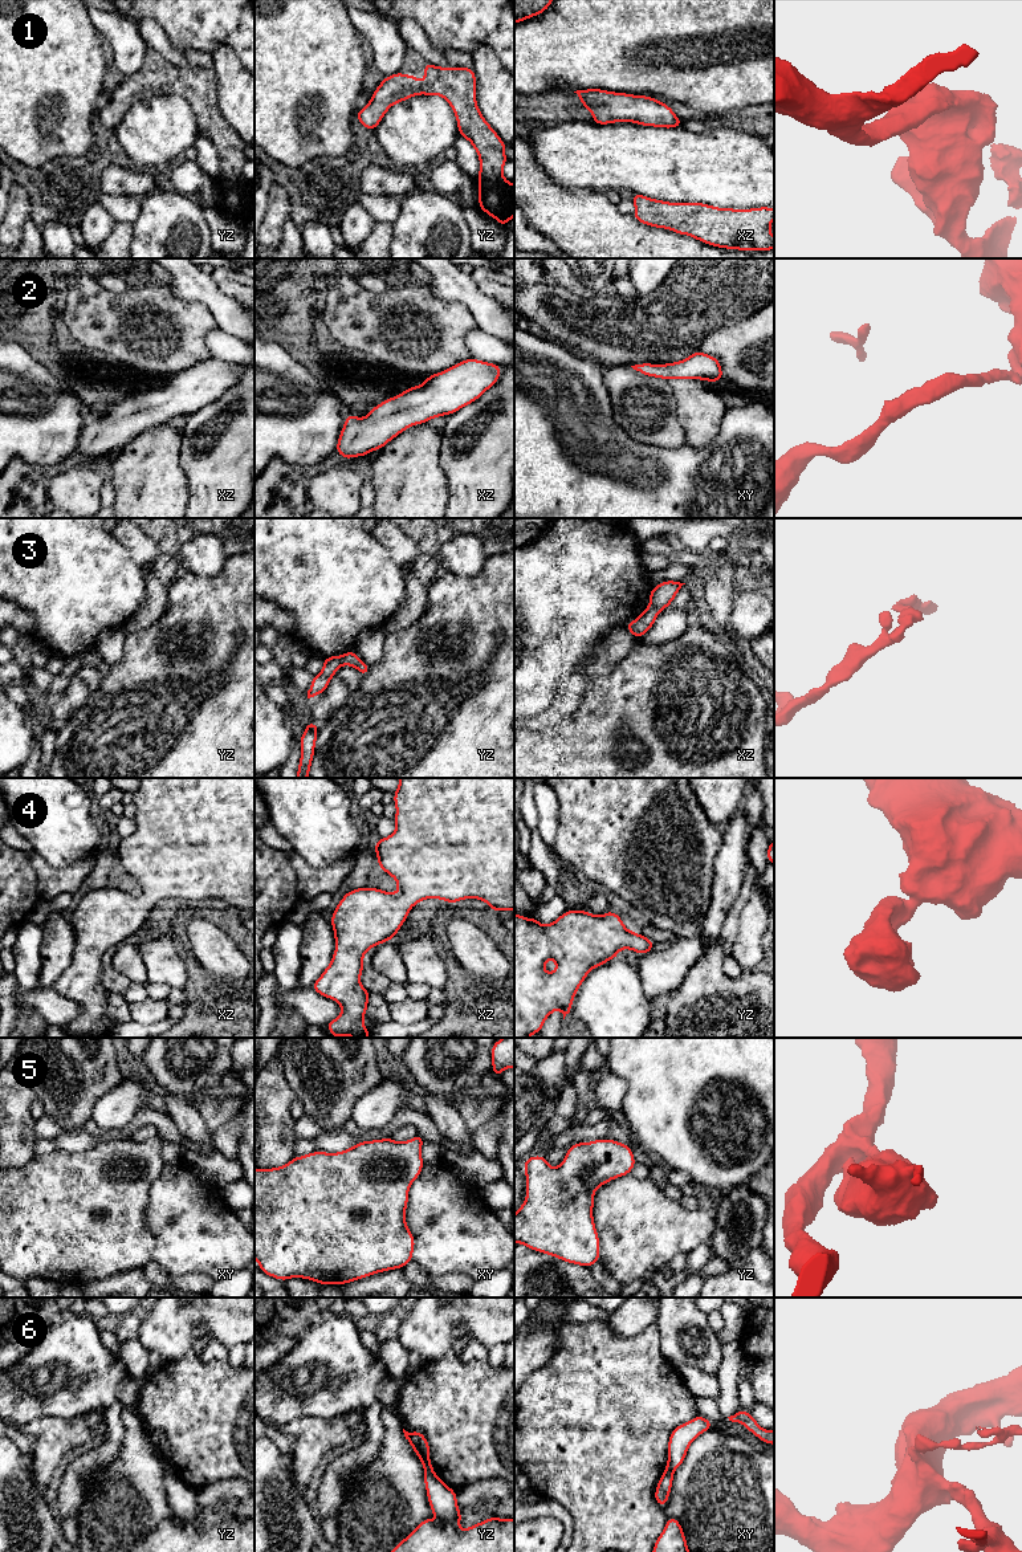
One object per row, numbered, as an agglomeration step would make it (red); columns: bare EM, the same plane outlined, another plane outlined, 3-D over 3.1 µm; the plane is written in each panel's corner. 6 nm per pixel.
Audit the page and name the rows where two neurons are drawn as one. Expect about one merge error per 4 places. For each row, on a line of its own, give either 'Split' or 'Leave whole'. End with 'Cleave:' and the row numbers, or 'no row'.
1: Leave whole
2: Leave whole
3: Split
4: Leave whole
5: Leave whole
6: Split
Cleave: 3, 6

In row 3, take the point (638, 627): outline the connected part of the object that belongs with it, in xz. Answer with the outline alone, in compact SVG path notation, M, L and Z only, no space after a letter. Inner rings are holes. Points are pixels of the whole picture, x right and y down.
M650 604L639 618L635 620L630 622L626 628L628 632L631 632L635 637L643 636L652 624L655 623L660 610L655 607L653 604Z

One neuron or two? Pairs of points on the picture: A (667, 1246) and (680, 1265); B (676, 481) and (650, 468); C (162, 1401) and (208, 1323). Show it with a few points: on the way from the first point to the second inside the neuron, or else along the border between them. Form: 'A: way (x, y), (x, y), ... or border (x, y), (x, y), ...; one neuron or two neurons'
A: border (685, 1254), (679, 1254), (667, 1266); two neurons
B: way (670, 481), (663, 481), (656, 475); one neuron
C: border (214, 1337), (202, 1335), (180, 1357); two neurons

